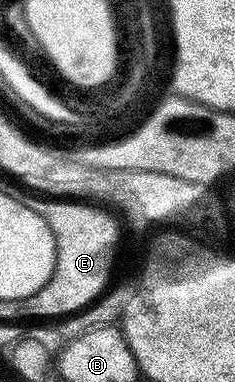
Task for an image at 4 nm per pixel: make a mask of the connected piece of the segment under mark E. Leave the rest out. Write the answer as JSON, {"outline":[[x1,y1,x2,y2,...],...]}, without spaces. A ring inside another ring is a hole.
{"outline":[[44,199,41,205,38,205,39,212,53,226,60,225,58,237,63,244,58,249,58,260,56,263,56,273,50,283,34,299,36,313,40,317,60,317,67,319,75,314,81,314,89,307,95,306,102,297,105,296,109,288,108,280,112,277,112,260,116,257,116,248,120,245,120,225,116,222,117,214,101,207,96,203,81,203,76,199]]}

